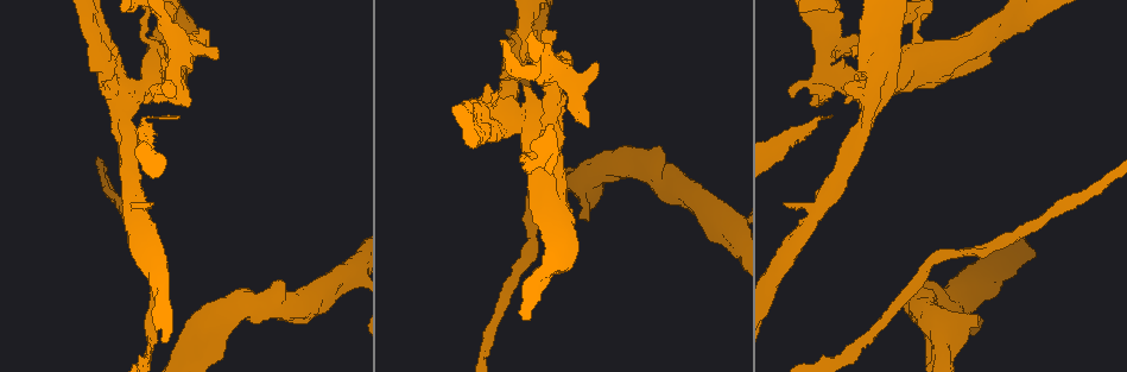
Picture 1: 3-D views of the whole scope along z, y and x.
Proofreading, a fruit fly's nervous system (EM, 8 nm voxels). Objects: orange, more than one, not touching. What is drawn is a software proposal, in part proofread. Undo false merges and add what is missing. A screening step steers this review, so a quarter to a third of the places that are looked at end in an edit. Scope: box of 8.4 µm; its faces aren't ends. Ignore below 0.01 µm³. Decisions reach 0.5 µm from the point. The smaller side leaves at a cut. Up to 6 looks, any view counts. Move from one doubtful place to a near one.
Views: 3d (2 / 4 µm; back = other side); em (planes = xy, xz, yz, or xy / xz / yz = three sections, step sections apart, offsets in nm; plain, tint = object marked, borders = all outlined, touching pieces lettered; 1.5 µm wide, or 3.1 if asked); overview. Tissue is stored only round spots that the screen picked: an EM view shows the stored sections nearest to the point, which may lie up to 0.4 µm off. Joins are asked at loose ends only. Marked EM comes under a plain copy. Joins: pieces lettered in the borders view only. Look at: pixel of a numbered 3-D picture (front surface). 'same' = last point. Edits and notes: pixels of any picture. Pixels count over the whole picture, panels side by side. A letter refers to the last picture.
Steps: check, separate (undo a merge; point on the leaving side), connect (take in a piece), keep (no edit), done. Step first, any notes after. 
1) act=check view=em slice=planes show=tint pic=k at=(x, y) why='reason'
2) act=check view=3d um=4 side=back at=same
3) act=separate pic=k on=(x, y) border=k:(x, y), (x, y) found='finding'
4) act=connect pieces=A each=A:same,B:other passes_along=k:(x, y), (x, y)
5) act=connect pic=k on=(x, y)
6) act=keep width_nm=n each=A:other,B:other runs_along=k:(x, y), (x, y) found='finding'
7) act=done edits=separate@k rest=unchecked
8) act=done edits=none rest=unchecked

act=check view=em slice=planes show=borders pic=1 at=(558, 187) why='touches itself'

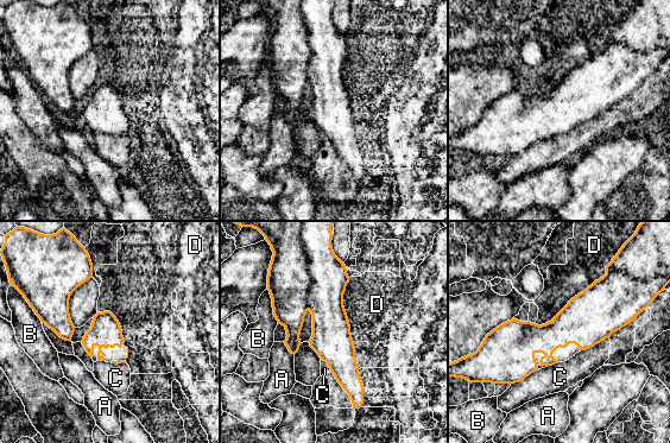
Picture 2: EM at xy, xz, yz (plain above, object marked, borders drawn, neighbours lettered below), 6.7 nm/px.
act=keep width_nm=200 each=A:other,B:other,C:other,D:other runs_along=2:(627, 318), (488, 347) found='continuous, no second cell'

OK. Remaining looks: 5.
act=check view=em slice=planes show=borders pic=1 at=(978, 316) why='an open end'

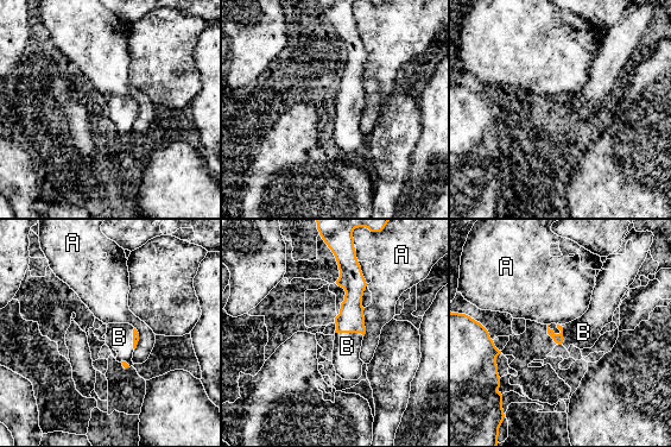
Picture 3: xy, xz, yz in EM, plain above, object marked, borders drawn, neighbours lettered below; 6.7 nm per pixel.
act=connect pieces=B each=A:other,B:same found='it goes on there'

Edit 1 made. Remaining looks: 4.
act=done edits=connect@3 rest=unchecked

